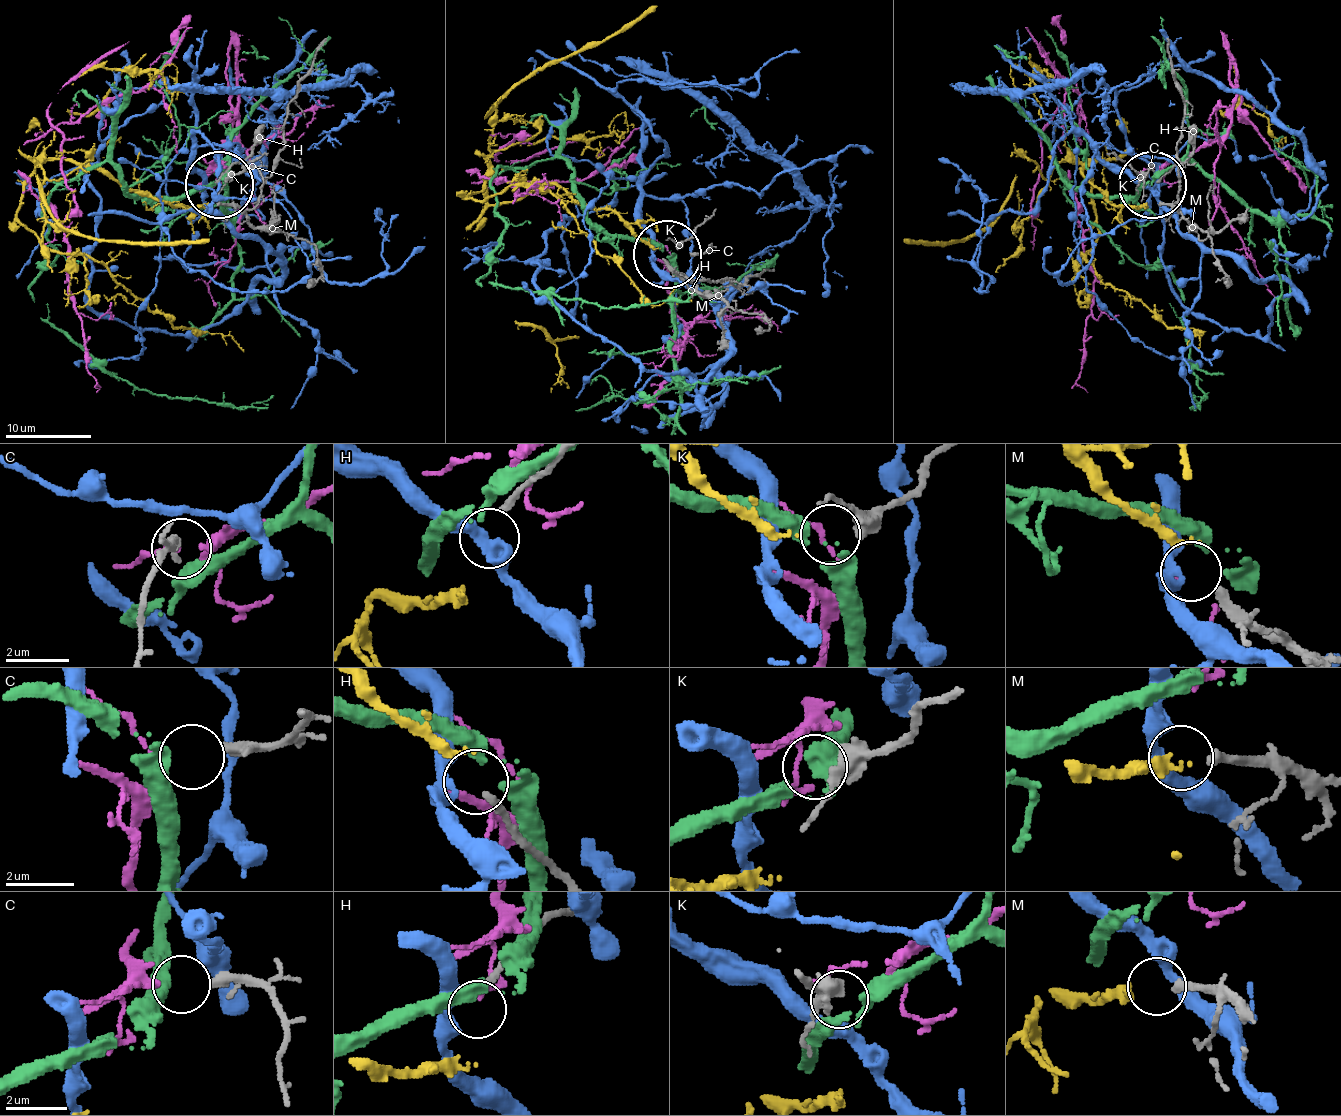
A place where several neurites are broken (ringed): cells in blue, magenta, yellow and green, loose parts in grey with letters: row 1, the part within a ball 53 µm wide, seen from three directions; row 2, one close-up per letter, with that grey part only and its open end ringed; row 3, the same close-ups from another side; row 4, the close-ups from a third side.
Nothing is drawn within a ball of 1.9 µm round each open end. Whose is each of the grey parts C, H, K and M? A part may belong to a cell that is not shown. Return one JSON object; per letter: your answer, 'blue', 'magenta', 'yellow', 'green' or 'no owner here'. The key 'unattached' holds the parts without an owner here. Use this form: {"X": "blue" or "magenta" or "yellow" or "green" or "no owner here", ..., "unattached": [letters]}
{"C": "magenta", "H": "no owner here", "K": "green", "M": "yellow", "unattached": ["H"]}

